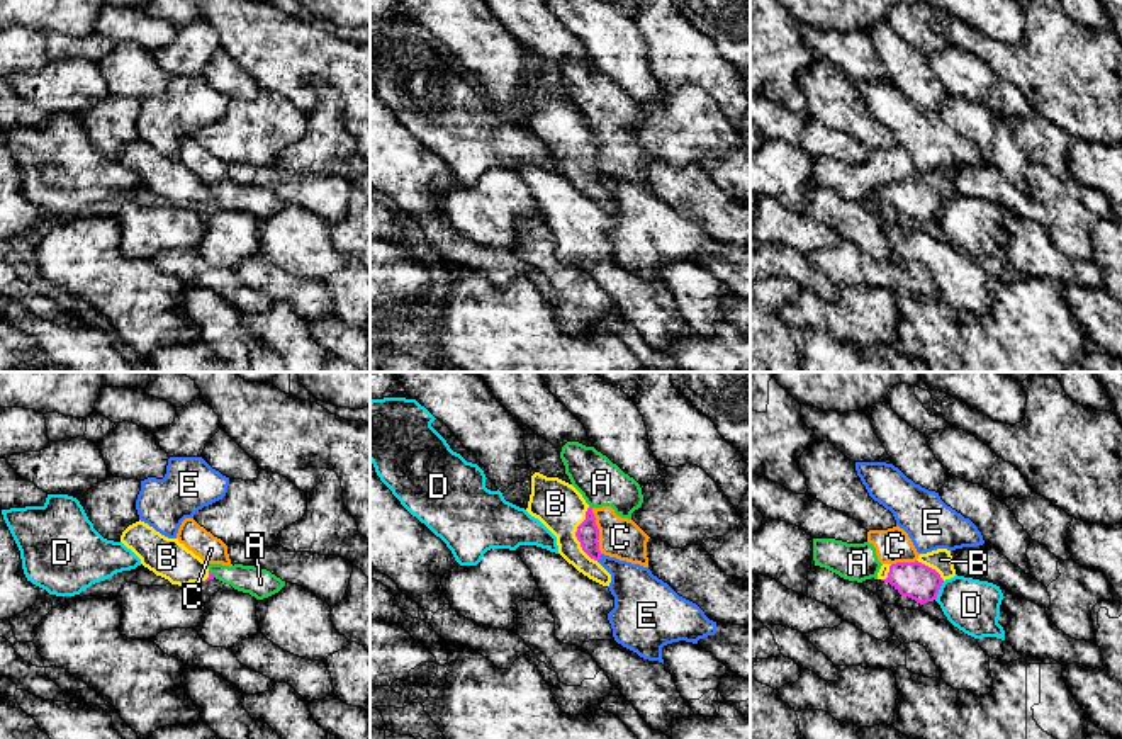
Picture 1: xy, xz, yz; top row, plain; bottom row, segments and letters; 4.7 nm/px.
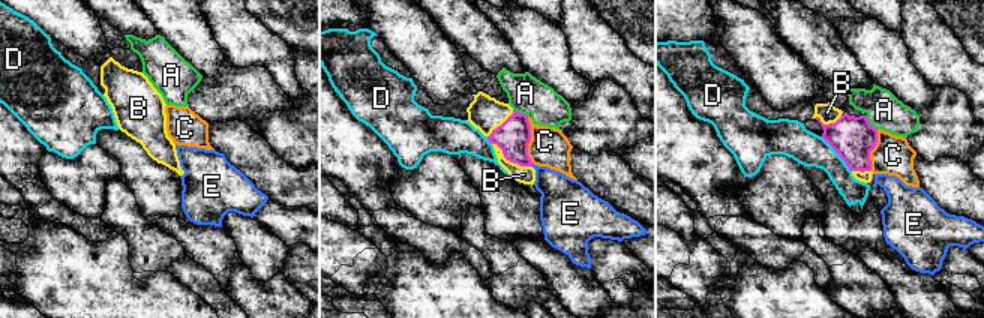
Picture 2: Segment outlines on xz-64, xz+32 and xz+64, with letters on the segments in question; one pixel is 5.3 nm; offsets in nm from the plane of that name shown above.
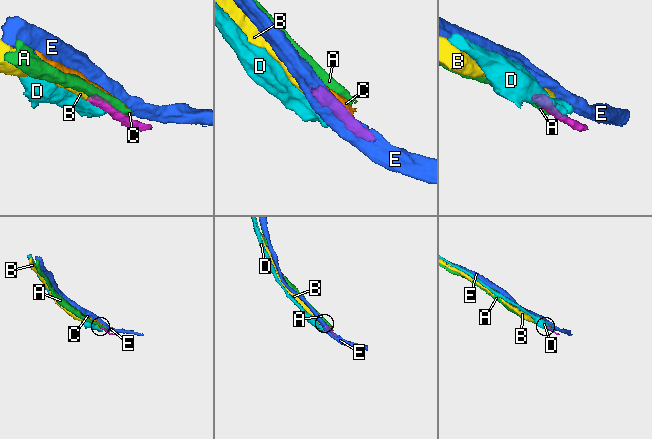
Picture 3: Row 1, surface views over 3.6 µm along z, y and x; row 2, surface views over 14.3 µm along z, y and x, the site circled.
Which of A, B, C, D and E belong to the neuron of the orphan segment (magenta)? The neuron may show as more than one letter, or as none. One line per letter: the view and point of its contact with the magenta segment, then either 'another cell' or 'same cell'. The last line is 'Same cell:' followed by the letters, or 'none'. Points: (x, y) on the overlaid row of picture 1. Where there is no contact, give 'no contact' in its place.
A: contact xy (211, 573); another cell
B: contact xz (576, 535); same cell
C: contact xz (598, 530); another cell
D: contact yz (937, 592); another cell
E: contact xz (600, 558); another cell
Same cell: B

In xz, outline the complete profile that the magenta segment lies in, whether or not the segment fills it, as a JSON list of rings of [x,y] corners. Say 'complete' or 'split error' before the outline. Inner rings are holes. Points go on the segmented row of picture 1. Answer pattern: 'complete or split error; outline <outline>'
split error; outline [[[535,472],[526,511],[557,537],[558,554],[569,564],[589,579],[609,586],[611,574],[597,562],[601,550],[596,516],[572,484]]]

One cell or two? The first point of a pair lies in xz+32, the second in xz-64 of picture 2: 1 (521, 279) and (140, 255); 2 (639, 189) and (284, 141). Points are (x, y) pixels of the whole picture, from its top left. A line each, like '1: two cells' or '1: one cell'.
1: one cell
2: two cells

